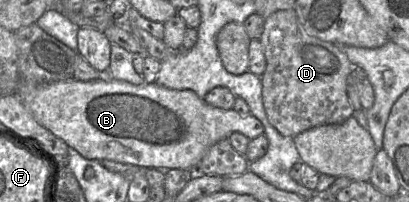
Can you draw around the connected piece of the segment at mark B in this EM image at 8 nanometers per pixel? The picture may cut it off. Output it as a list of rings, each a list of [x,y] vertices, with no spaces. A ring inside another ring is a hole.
[[[107,73],[104,74],[96,80],[92,81],[79,81],[76,79],[49,82],[49,83],[37,83],[35,81],[22,81],[19,78],[19,85],[16,90],[16,94],[27,108],[27,110],[33,115],[35,120],[44,126],[46,129],[51,131],[55,136],[62,139],[67,143],[71,148],[77,150],[83,157],[87,159],[95,160],[113,160],[120,163],[129,163],[133,165],[138,165],[142,167],[149,168],[167,168],[167,169],[196,169],[196,166],[202,160],[207,151],[217,142],[222,139],[226,139],[233,132],[240,132],[250,140],[258,137],[259,135],[264,134],[264,126],[262,122],[257,119],[251,113],[241,115],[234,109],[224,110],[221,108],[216,108],[204,101],[203,98],[200,98],[192,90],[175,90],[161,86],[155,82],[144,83],[142,85],[134,85],[126,81],[116,80],[107,76]]]

